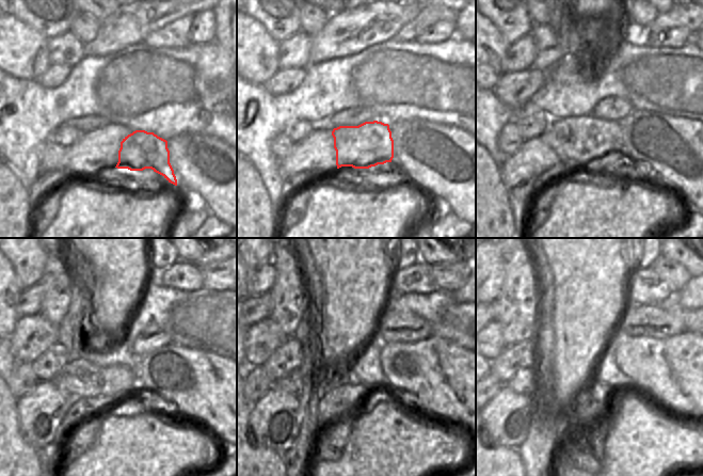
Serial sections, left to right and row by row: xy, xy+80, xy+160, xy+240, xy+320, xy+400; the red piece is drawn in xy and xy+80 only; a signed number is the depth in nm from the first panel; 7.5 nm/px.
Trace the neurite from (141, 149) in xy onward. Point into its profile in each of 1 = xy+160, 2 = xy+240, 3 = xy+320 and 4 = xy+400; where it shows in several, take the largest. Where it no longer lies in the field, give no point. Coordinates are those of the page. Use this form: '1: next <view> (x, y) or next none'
1: next xy+160 (585, 140)
2: next xy+240 (79, 378)
3: next xy+320 (292, 383)
4: next xy+400 (524, 382)

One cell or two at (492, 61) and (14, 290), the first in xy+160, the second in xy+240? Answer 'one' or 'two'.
one

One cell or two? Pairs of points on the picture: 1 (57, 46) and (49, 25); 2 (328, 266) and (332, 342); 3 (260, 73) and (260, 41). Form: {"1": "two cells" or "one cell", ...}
{"1": "two cells", "2": "one cell", "3": "one cell"}

